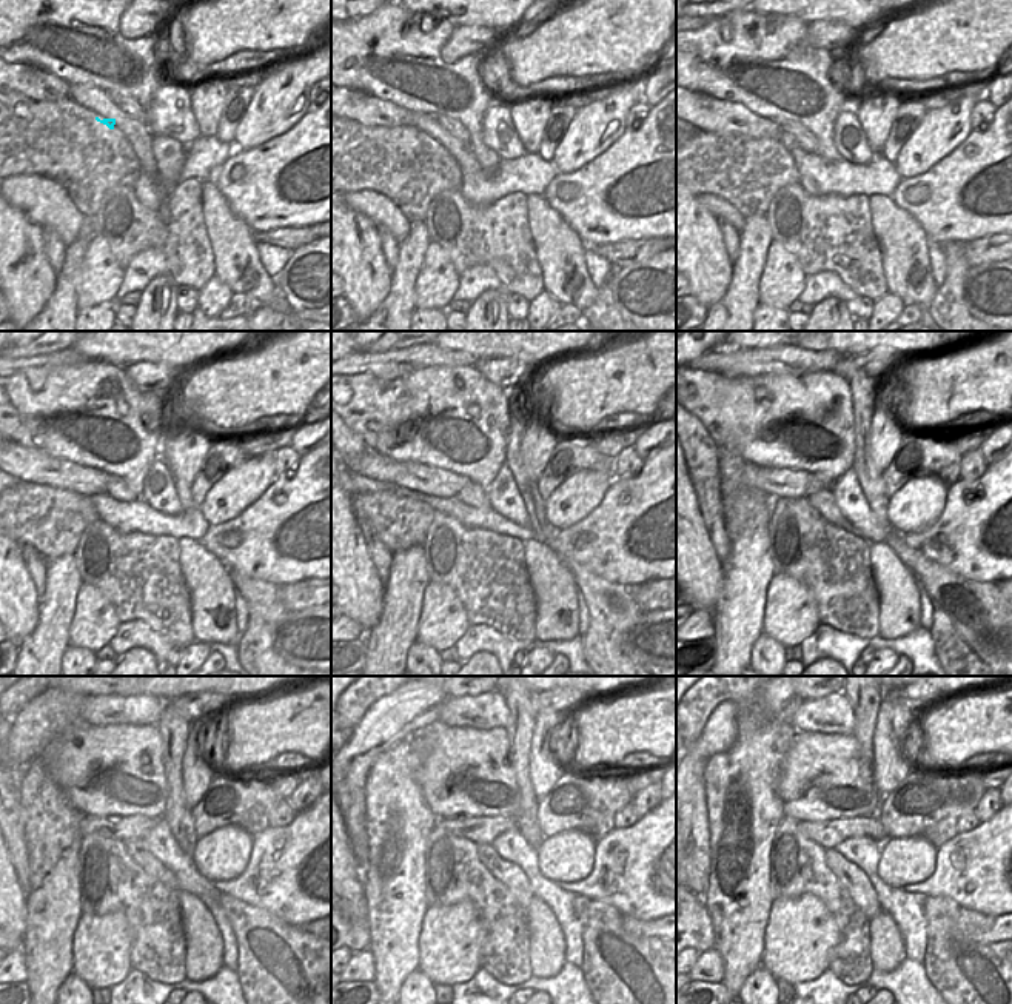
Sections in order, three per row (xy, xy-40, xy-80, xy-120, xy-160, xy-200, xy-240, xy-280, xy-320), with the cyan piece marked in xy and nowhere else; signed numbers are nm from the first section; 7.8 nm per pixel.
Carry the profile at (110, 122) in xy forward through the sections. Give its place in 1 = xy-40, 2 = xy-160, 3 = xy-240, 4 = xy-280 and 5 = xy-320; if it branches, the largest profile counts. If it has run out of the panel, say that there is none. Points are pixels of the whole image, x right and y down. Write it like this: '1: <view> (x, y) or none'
1: xy-40 (455, 127)
2: xy-160 (472, 495)
3: xy-240 (137, 849)
4: xy-280 (510, 875)
5: xy-320 (854, 880)

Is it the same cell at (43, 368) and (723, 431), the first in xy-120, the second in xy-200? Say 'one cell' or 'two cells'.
two cells

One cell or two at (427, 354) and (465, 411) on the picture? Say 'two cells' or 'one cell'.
two cells

